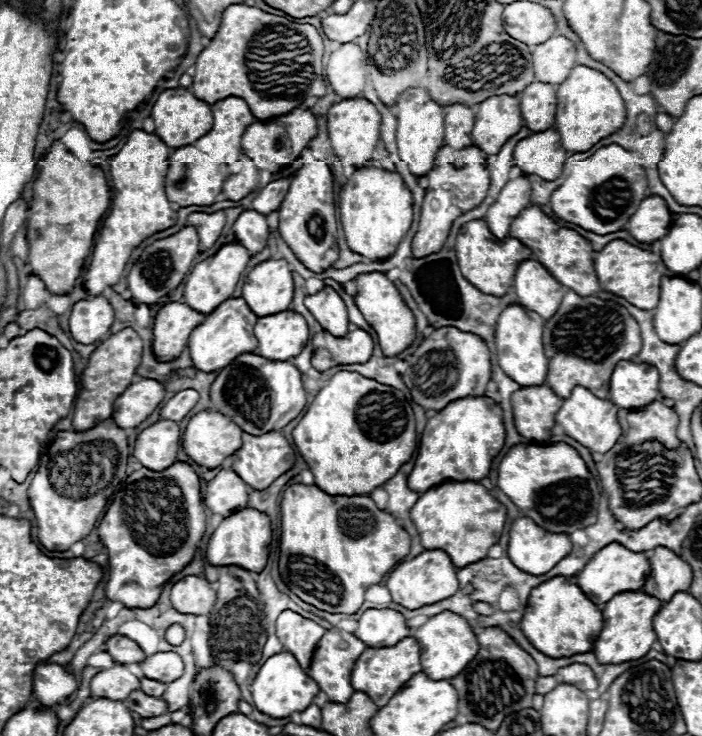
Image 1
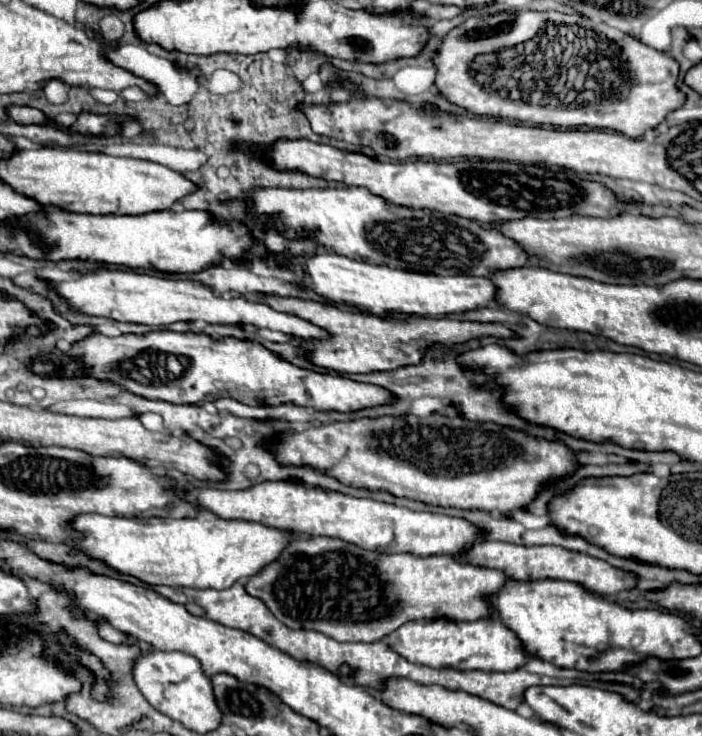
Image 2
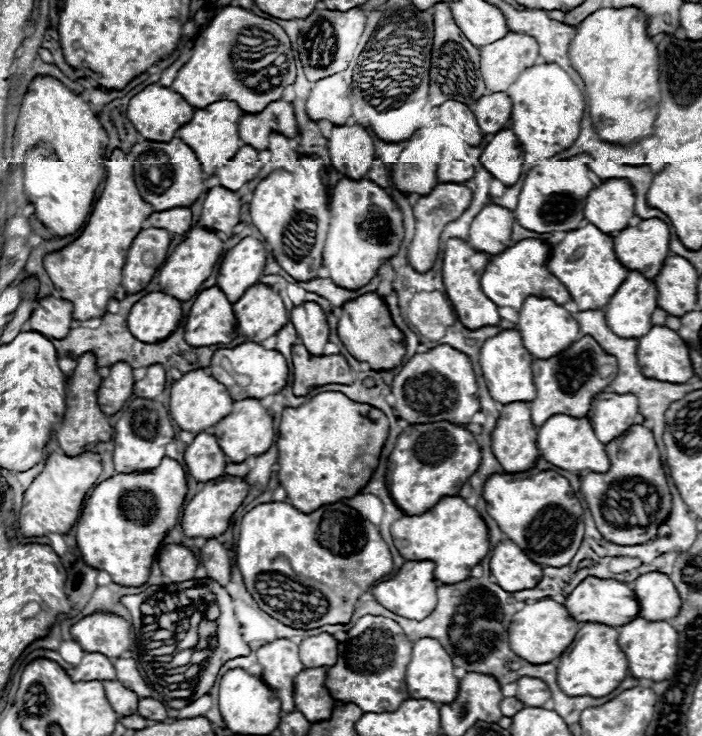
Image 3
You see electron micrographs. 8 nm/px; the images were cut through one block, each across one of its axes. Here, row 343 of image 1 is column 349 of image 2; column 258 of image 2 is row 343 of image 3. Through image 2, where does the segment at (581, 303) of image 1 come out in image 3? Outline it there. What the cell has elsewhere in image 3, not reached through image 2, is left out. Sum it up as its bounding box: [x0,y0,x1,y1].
[528,336,618,426]

